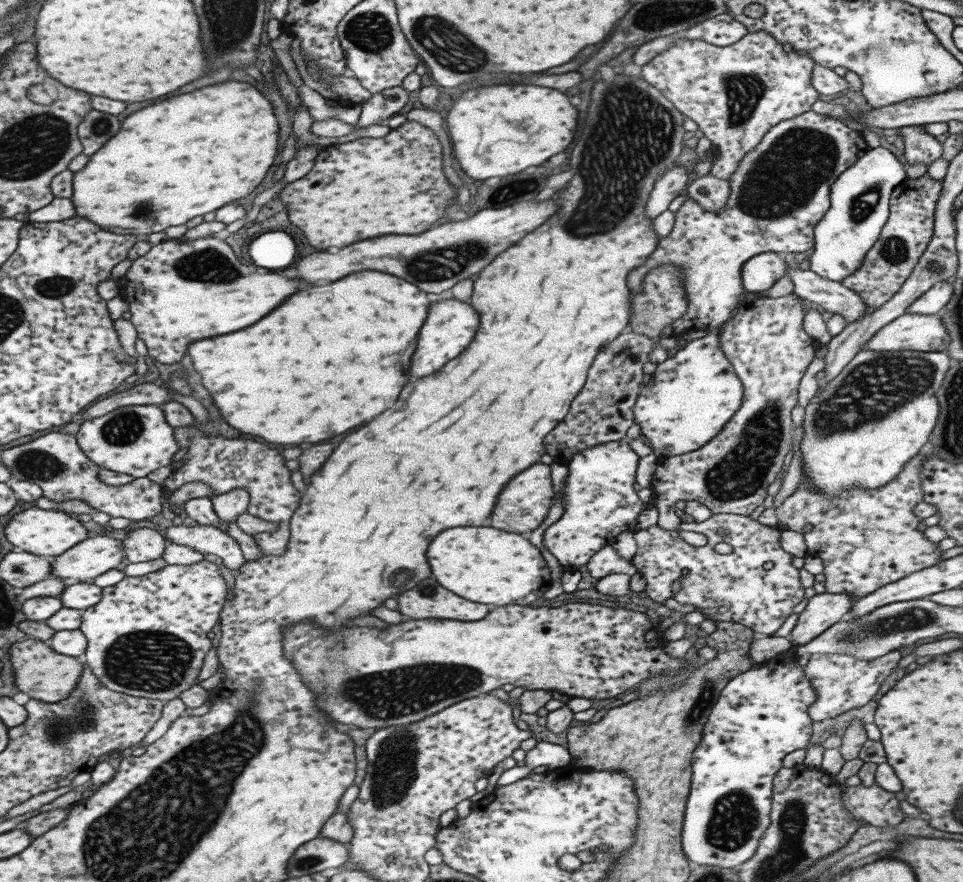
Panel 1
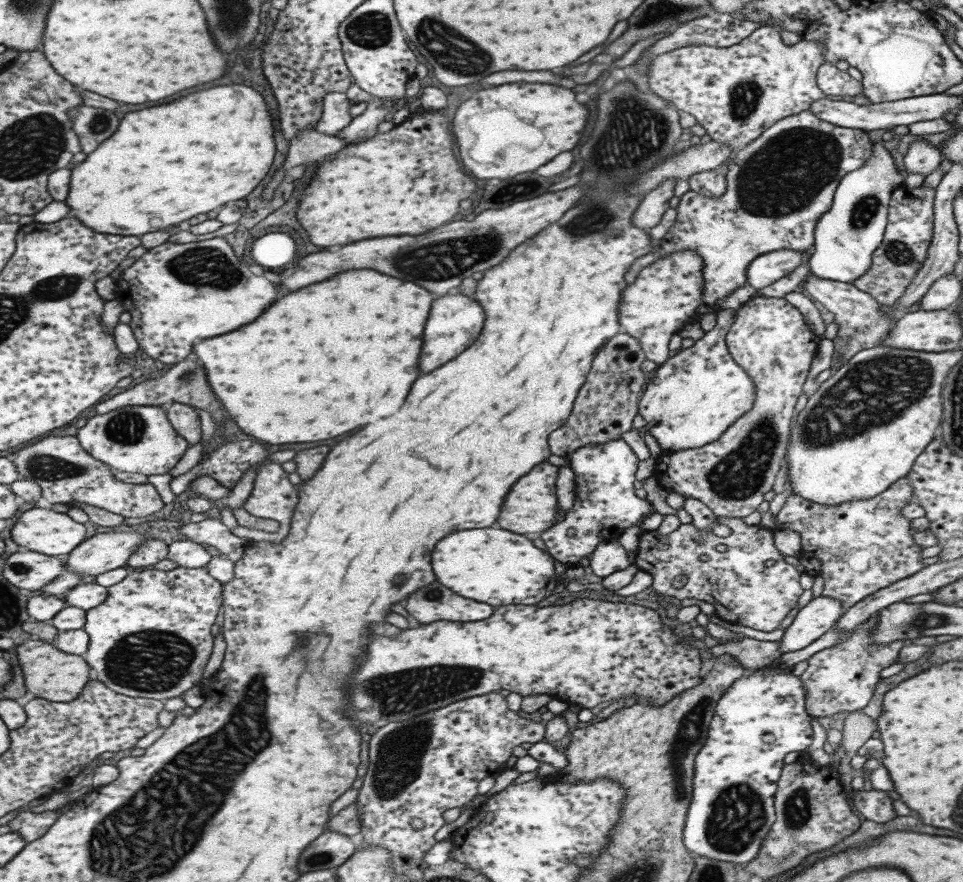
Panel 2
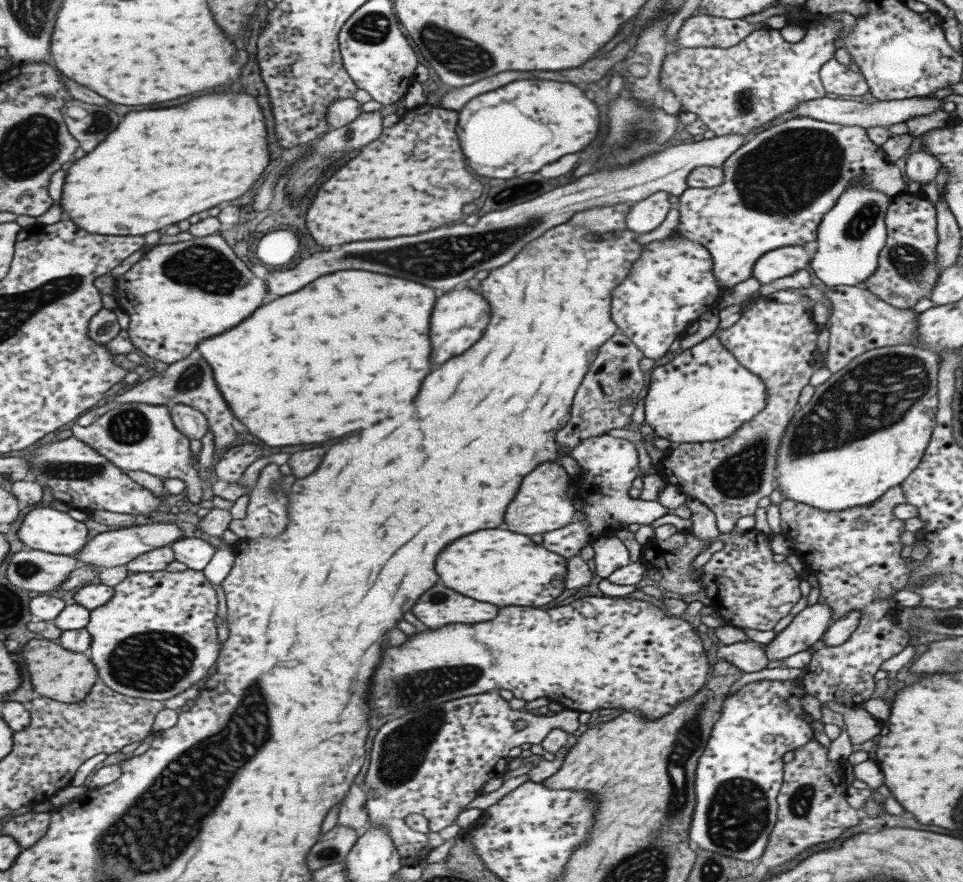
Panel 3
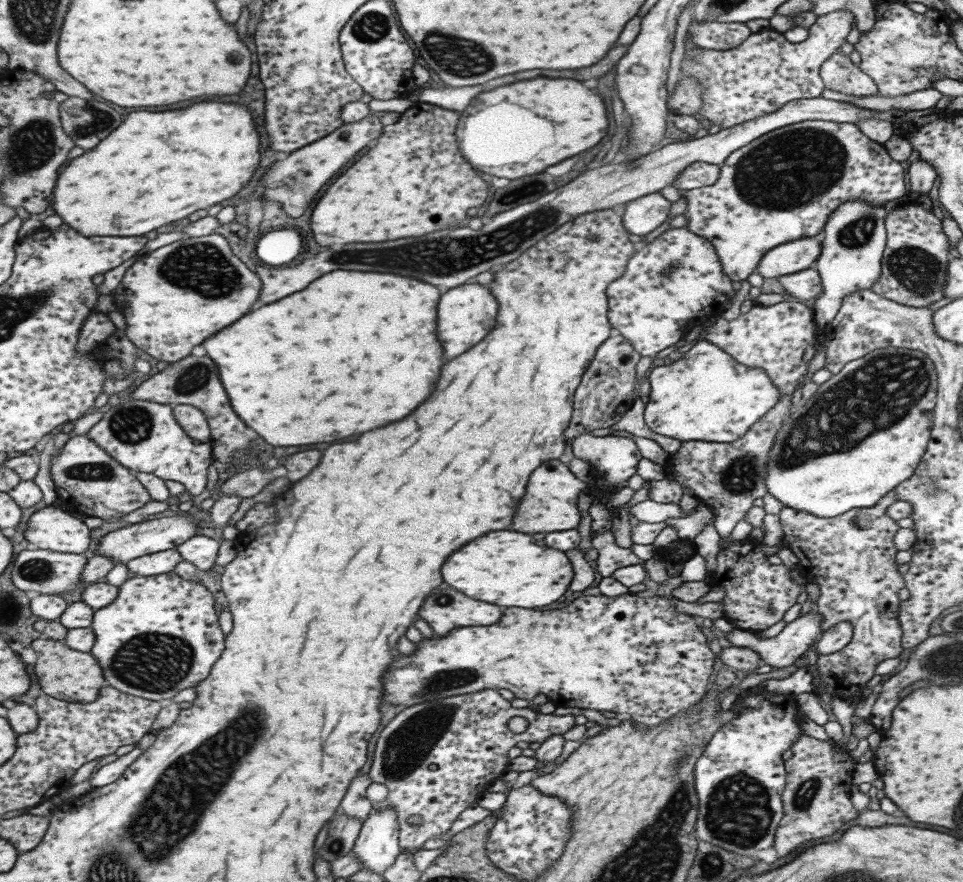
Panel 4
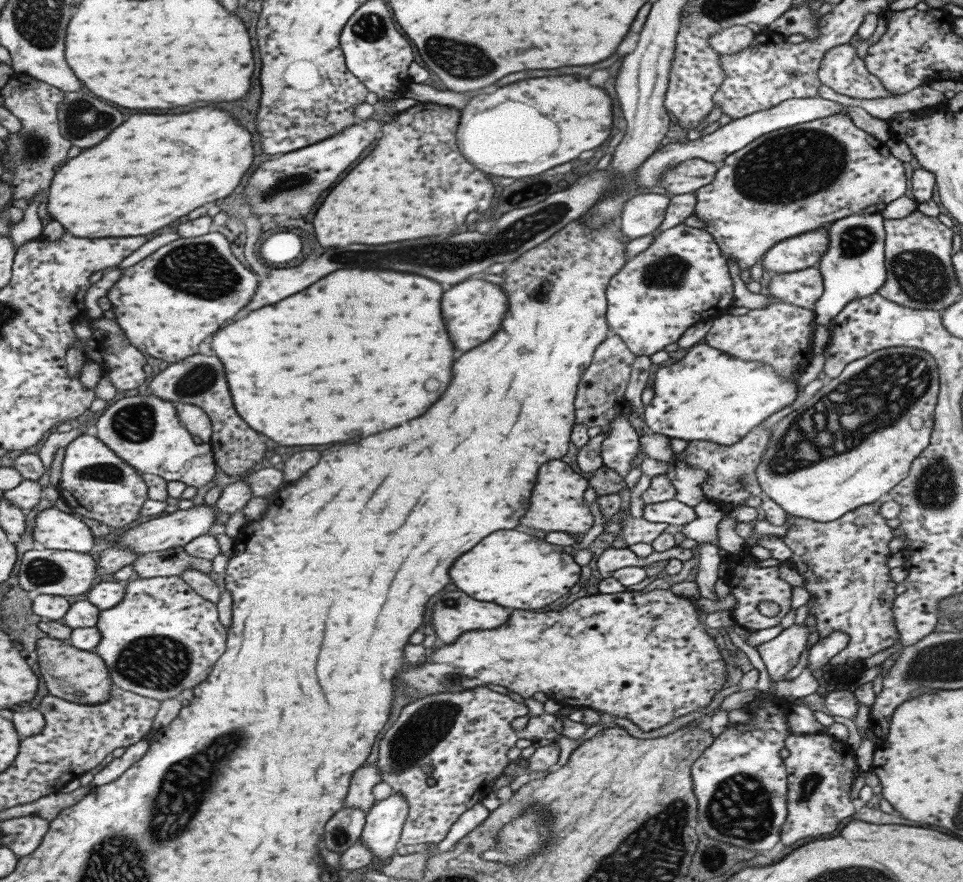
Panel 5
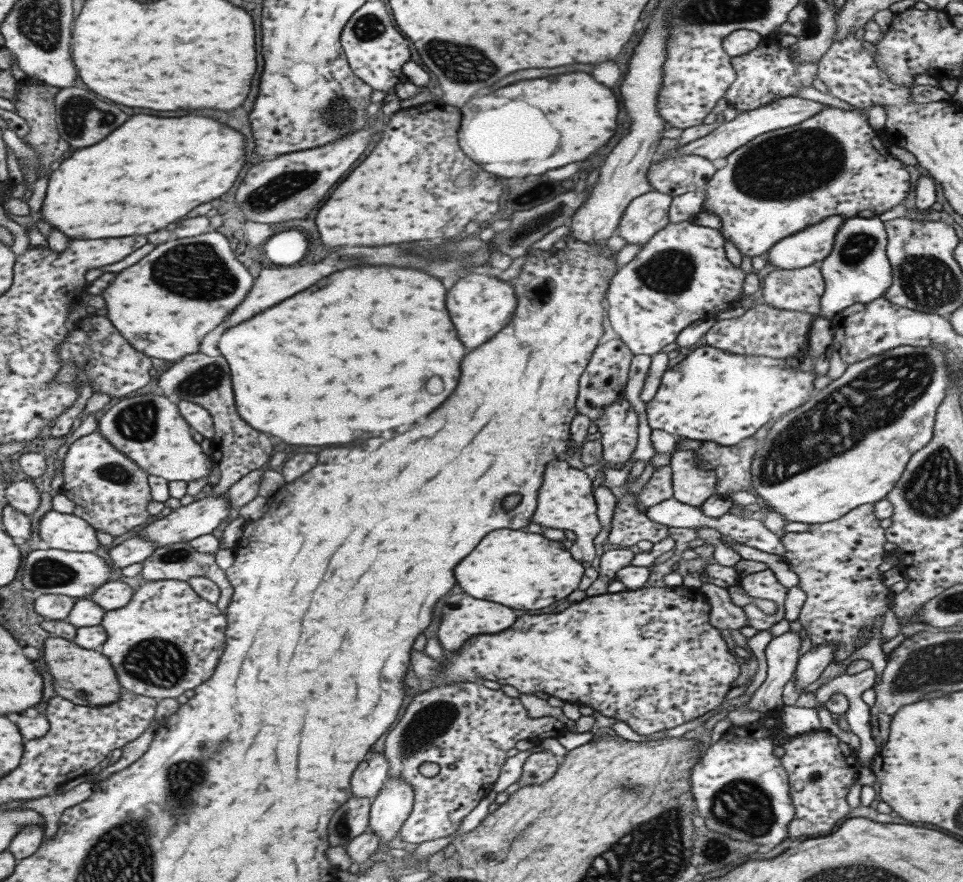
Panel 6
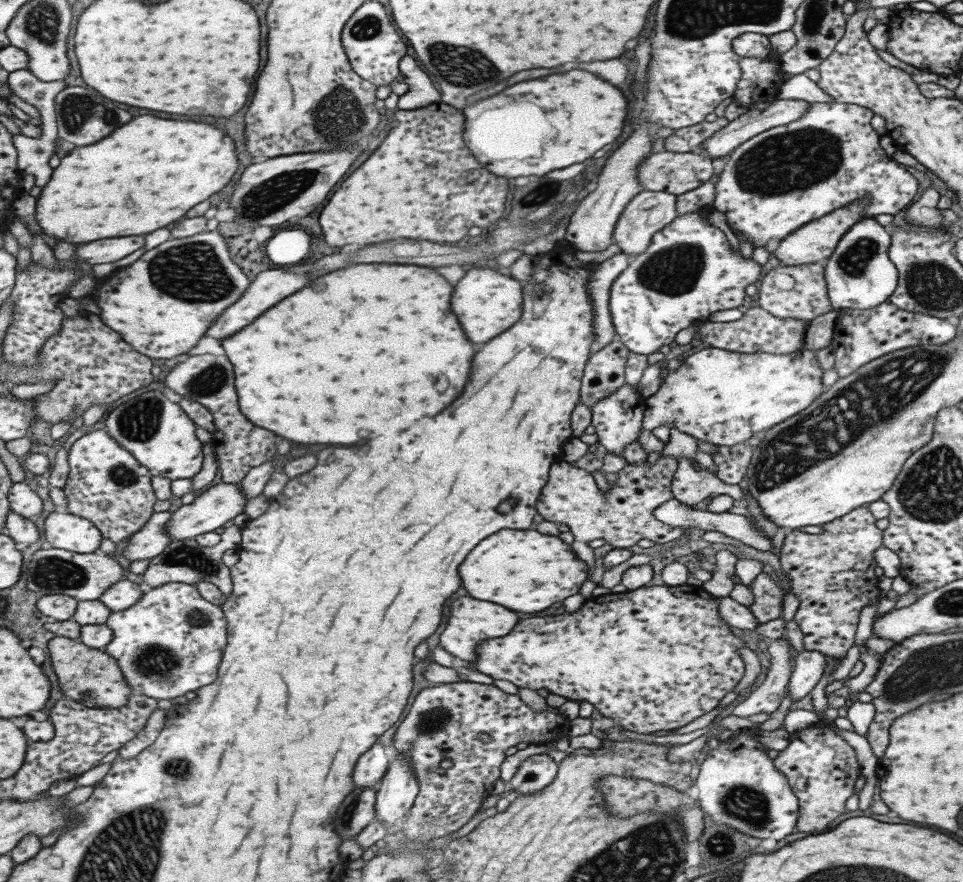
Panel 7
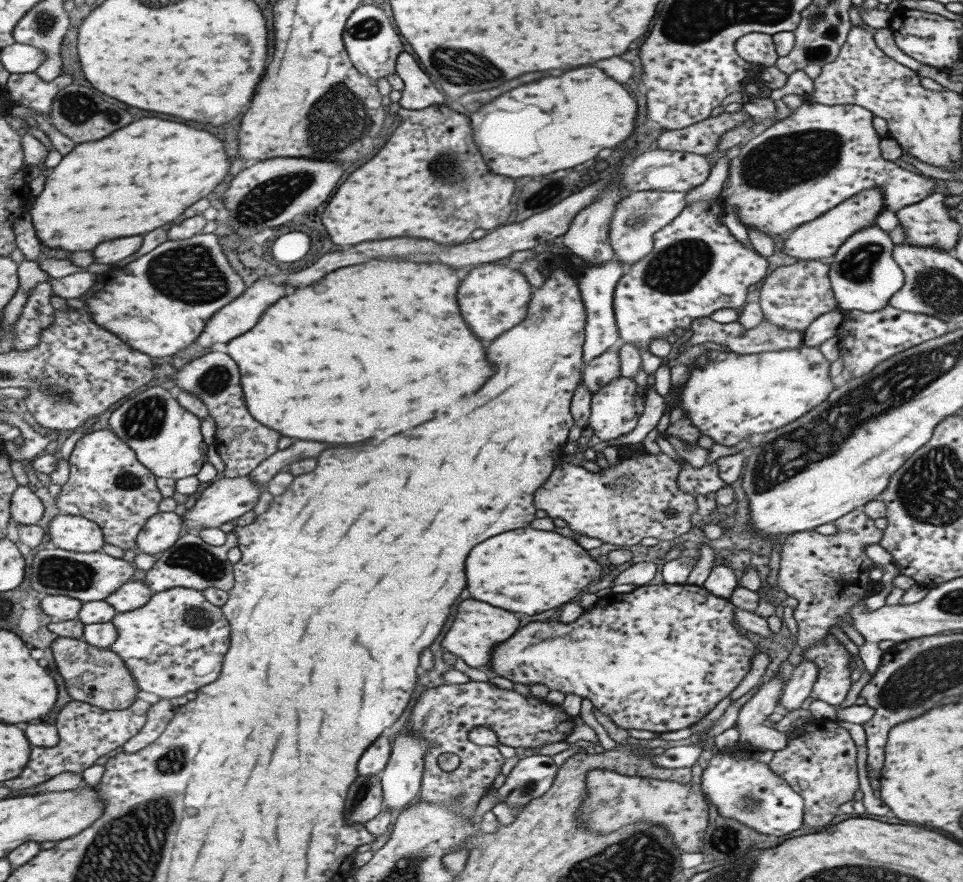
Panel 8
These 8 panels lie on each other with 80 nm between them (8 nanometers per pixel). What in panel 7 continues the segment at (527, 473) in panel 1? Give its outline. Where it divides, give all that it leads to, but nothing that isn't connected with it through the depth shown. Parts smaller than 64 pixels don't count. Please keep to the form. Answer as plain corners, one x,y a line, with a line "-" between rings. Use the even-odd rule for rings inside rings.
660,456
649,467
645,462
641,465
627,463
615,473
617,478
613,486
608,484
608,490
599,490
592,475
582,469
581,465
557,460
549,467
546,483
537,497
537,514
547,522
565,524
571,530
571,548
581,560
585,560
587,566
587,576
579,589
583,598
591,599
591,591
596,586
589,580
594,569
593,549
588,546
590,540
602,538
613,547
629,548
641,539
663,544
681,535
681,526
667,526
652,515
656,506
673,499
670,482
676,466
676,457
671,456

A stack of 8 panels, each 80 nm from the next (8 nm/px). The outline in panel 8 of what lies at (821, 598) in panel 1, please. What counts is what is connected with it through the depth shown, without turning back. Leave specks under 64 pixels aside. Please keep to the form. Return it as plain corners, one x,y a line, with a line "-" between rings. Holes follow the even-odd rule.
773,676
739,707
735,724
739,728
739,741
746,745
773,751
781,750
786,745
788,737
784,732
761,725
761,722
772,712
778,711
781,695
781,679

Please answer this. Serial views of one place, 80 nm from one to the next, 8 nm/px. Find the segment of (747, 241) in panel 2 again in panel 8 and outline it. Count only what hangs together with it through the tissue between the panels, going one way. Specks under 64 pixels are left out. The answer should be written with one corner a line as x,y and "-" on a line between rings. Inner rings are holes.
803,101
787,118
775,121
763,132
740,144
737,156
728,161
728,175
718,196
722,206
735,206
741,224
769,236
783,234
812,221
854,194
874,186
882,192
883,210
897,213
914,206
933,193
933,181
929,176
912,173
881,157
881,137
873,130
872,118
869,110
855,104
827,106

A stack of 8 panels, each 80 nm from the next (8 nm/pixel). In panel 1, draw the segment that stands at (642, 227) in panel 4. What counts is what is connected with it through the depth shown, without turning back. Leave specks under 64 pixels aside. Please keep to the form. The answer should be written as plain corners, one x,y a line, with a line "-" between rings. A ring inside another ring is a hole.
676,163
656,179
645,203
645,214
651,221
663,210
667,210
669,202
685,190
687,182
689,170

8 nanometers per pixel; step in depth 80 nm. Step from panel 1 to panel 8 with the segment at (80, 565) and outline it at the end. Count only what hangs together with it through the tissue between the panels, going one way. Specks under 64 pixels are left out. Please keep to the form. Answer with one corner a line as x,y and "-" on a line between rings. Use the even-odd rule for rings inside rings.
247,474
235,478
225,478
215,480
200,492
200,496
195,499
195,503
189,509
185,509
182,516
182,528
197,533
200,530
225,524
233,518
241,516
244,512
252,510
261,492
265,490
263,484
256,484

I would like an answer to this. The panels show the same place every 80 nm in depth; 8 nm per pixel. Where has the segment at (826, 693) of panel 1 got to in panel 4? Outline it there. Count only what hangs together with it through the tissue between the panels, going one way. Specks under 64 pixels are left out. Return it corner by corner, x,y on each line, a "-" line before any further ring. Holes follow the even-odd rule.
889,491
869,508
851,509
831,518
813,516
785,505
778,513
781,542
798,559
798,569
819,588
813,607
822,614
821,632
839,621
849,621
853,626
850,642
841,650
817,655
813,666
827,680
822,684
822,692
847,698
849,702
863,699
865,683
874,675
879,662
896,657
903,650
897,590
904,587
904,580
897,571
893,547
898,526
896,520
885,514
885,509
895,501
894,492

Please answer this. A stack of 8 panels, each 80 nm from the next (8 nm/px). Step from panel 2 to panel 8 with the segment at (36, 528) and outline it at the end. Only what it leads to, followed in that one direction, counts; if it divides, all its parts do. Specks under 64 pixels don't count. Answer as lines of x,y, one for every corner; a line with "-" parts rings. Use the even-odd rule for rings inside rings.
72,514
55,516
48,524
50,540
56,548
92,553
101,551
106,540
104,530
92,519

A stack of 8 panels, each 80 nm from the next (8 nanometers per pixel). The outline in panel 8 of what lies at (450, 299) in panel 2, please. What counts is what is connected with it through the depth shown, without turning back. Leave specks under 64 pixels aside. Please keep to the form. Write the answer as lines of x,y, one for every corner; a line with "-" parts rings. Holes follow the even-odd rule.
501,262
485,263
473,267
462,280
463,282
459,282
459,288
457,288
457,306
459,306
461,316
465,318
465,324
469,322
467,324
469,330
473,330
473,334
479,340
489,340
490,342
525,319
532,288
519,271
513,271

